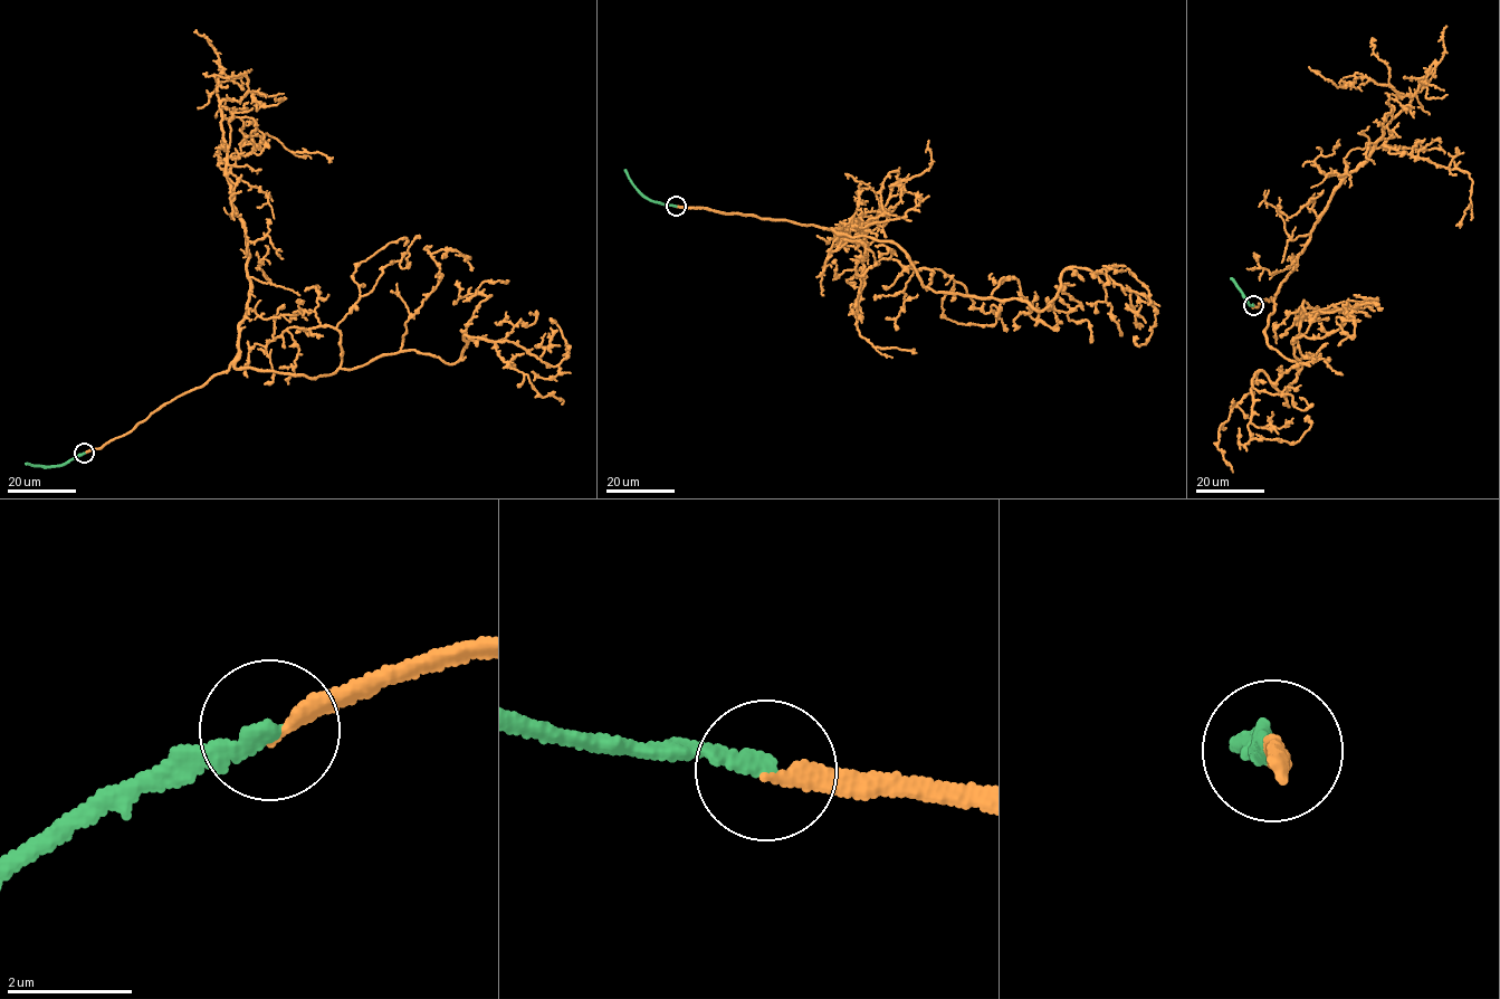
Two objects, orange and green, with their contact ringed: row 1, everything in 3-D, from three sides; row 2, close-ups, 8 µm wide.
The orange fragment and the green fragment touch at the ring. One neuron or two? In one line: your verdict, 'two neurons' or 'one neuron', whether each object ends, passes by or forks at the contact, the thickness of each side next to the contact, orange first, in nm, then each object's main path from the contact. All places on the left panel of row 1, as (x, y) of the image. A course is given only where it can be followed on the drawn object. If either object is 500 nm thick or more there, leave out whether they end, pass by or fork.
one neuron; orange ends; green ends; calibres 240 and 260 nm; course orange (84, 453), (231, 363), (313, 378), (409, 350), (450, 363), (466, 335), (554, 367), (570, 349), (553, 322); course green (84, 453), (61, 464), (44, 467), (26, 464)

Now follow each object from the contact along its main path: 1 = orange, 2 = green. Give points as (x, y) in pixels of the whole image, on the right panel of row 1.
1: (1253, 305), (1274, 296), (1266, 340), (1299, 370), (1289, 406), (1257, 373), (1250, 438), (1296, 443), (1303, 418)
2: (1253, 305), (1231, 277)

